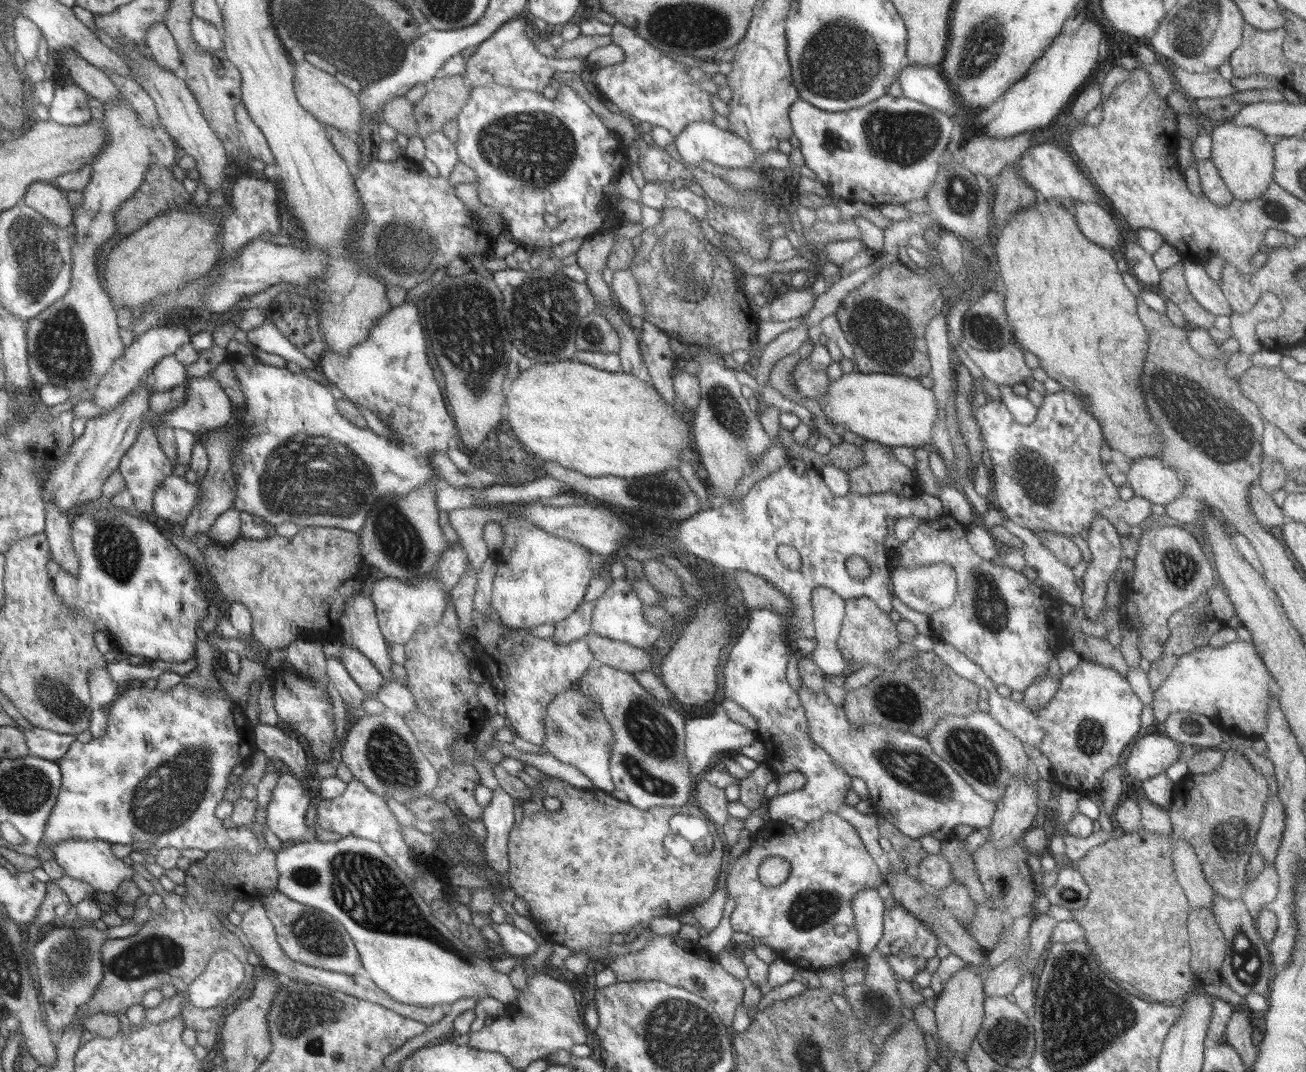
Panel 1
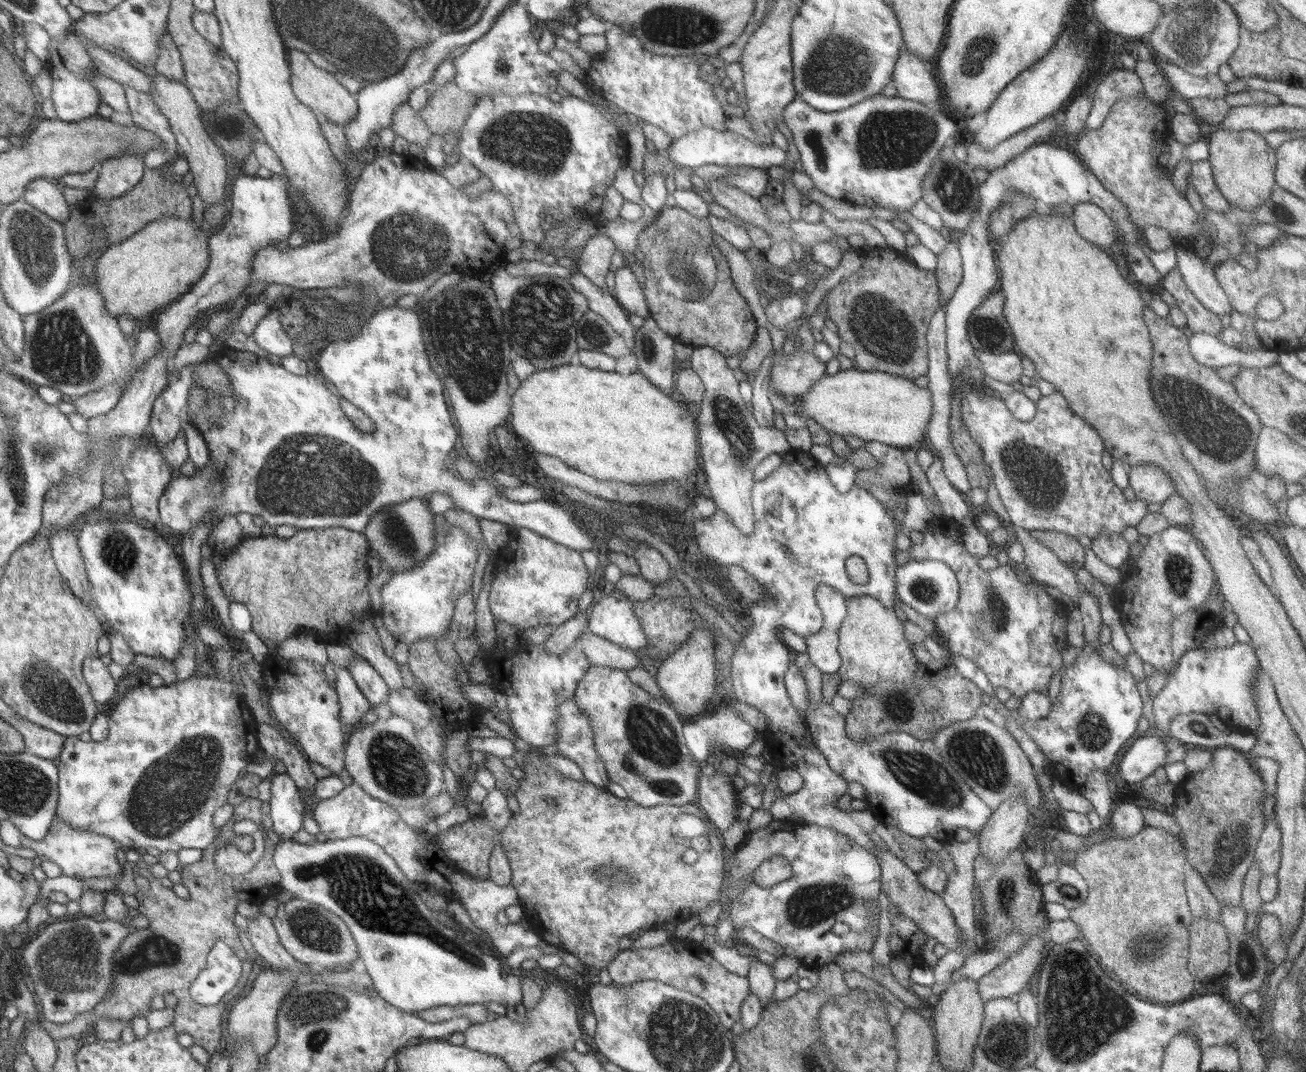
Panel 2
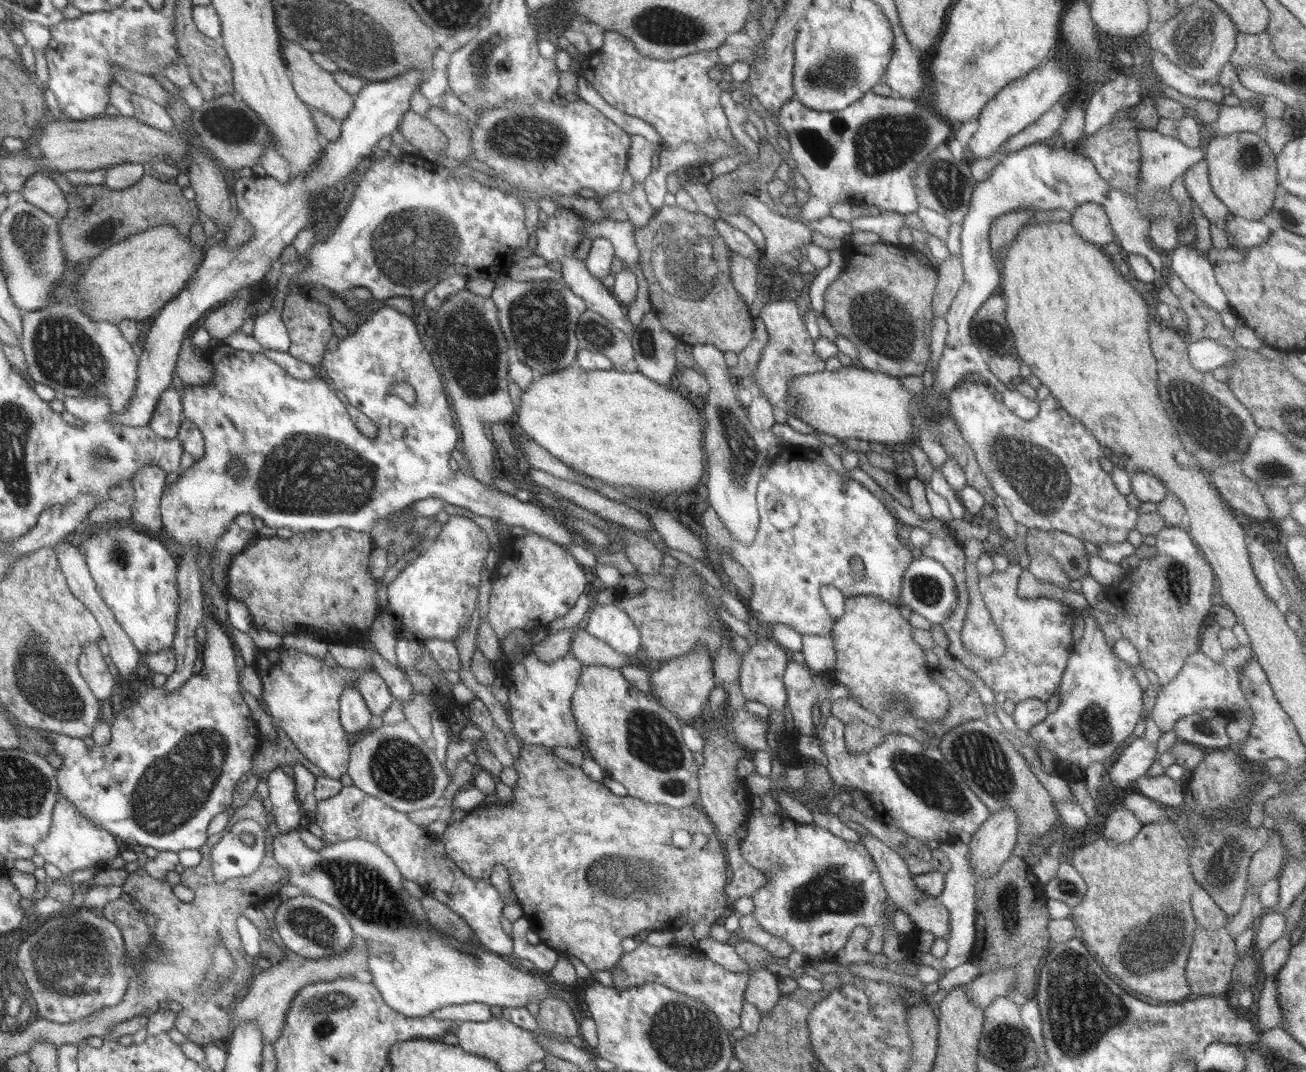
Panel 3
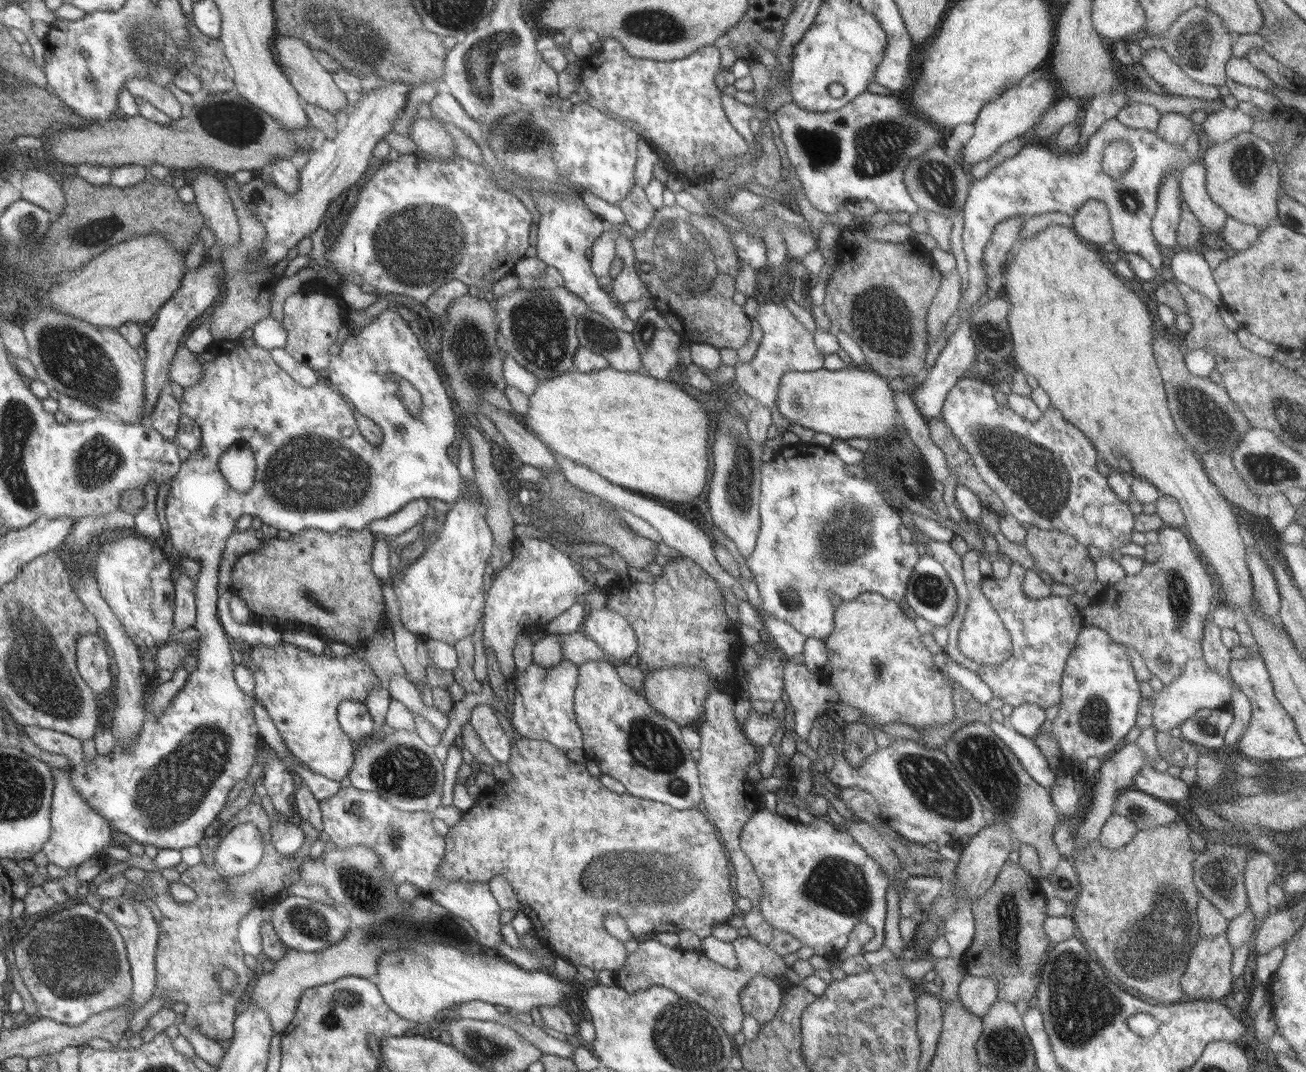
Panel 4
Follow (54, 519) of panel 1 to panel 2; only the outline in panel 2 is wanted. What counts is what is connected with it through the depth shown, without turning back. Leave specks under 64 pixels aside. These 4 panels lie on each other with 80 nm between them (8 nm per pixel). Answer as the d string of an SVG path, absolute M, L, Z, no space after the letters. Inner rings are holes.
M67 528L55 530L48 538L60 574L71 591L86 605L92 603L91 586L78 546L77 535Z

